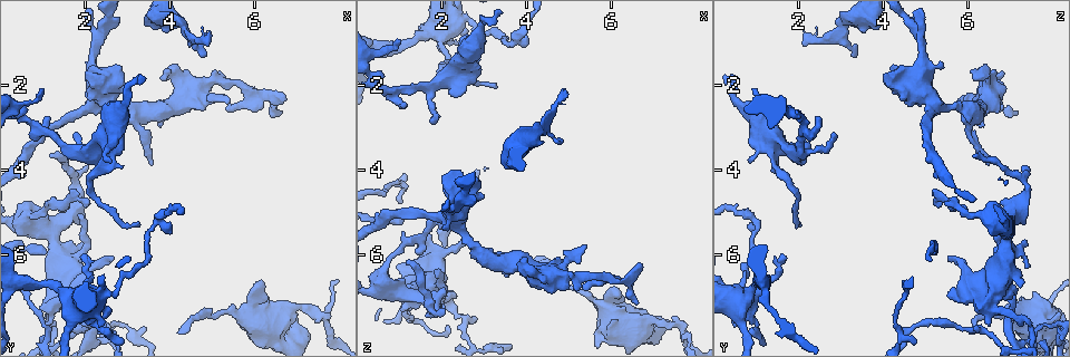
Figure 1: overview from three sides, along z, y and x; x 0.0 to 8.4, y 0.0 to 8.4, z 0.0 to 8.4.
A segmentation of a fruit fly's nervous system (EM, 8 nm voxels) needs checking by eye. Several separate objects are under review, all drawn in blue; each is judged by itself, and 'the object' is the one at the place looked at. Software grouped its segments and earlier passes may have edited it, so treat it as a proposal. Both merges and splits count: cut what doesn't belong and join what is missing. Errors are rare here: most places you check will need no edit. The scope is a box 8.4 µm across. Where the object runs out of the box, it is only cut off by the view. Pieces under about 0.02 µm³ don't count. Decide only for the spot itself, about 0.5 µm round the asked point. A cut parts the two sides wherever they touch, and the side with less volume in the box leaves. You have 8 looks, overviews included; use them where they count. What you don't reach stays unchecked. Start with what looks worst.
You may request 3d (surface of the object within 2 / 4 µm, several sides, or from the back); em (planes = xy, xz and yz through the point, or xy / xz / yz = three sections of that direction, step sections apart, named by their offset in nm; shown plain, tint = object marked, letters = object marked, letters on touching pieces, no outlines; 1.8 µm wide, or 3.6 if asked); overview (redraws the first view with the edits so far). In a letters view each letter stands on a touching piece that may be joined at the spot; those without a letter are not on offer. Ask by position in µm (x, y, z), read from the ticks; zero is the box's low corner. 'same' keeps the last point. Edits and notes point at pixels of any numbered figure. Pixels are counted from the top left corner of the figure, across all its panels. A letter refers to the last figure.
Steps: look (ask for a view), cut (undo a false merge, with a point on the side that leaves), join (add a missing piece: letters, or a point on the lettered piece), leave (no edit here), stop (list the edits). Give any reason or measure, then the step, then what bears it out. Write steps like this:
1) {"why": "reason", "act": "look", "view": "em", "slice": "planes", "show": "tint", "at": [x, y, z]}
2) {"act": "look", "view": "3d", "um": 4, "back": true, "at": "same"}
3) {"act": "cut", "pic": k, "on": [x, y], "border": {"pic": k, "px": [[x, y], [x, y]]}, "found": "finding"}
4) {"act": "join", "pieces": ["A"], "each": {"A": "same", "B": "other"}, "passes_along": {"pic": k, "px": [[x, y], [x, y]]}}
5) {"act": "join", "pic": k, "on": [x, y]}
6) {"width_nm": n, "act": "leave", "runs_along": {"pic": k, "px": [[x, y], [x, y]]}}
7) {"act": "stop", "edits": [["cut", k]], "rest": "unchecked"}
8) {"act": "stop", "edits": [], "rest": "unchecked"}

{"why": "sudden change in width", "act": "look", "view": "3d", "um": 2, "at": [1.15, 7.45, 7.10]}

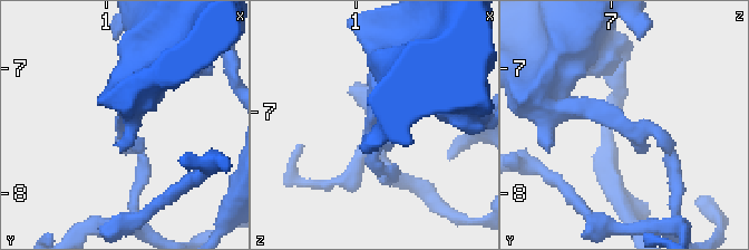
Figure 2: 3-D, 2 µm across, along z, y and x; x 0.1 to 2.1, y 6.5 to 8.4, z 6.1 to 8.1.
{"act": "look", "view": "em", "slice": "planes", "show": "letters", "at": [1.12, 7.42, 7.04]}

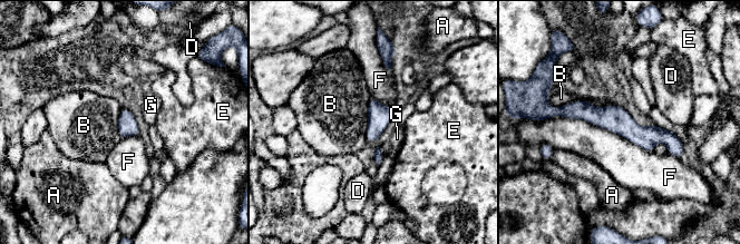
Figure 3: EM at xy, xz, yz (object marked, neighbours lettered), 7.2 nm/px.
{"longest_contact_nm": ["F", 800], "act": "leave", "each": {"A": "other", "B": "other", "D": "other", "E": "other", "F": "other", "G": "other"}, "runs_along": {"pic": 3, "px": [[558, 109], [662, 135], [680, 153]]}, "found": "all the same cell"}

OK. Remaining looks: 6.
{"why": "thin neck", "act": "look", "view": "3d", "um": 4, "at": [5.90, 7.35, 7.20]}

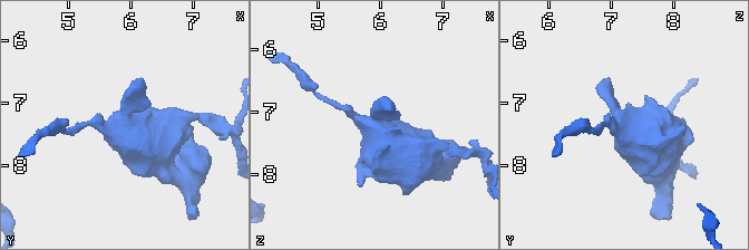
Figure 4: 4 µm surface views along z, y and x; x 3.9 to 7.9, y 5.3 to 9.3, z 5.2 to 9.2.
{"act": "look", "view": "em", "um": 3.6, "slice": "xz", "step": 8, "show": "letters", "at": [5.85, 7.35, 7.20]}

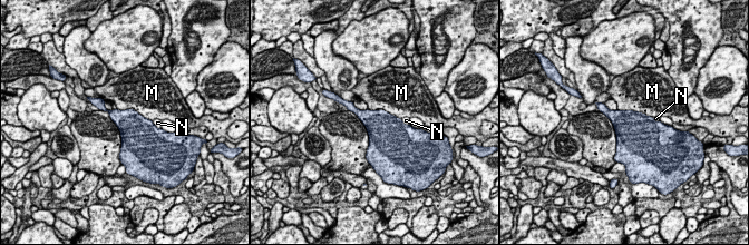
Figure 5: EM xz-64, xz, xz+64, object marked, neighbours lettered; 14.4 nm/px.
{"why": "another direction", "act": "look", "view": "em", "um": 3.6, "slice": "planes", "show": "letters", "at": "same"}

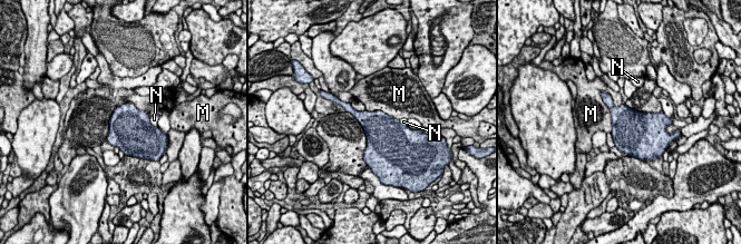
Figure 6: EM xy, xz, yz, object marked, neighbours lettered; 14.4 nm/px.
{"longest_contact_nm": ["M", 600], "act": "leave", "each": {"M": "other", "N": "other"}, "border": {"pic": 6, "px": [[601, 93], [610, 111], [612, 132]]}, "found": "one cell here"}

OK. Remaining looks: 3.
{"why": "abrupt turn", "act": "look", "view": "3d", "um": 4, "at": [7.60, 7.50, 7.75]}

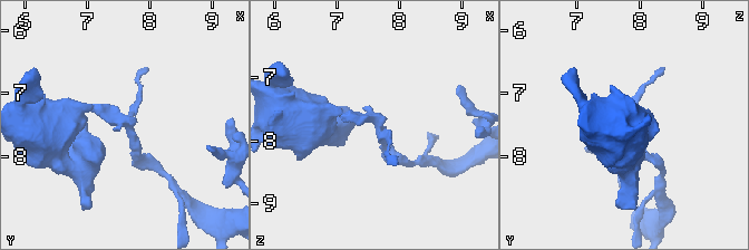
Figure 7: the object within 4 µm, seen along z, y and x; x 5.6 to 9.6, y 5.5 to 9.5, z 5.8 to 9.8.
{"arms": 3, "why": "need the tissue", "act": "look", "view": "em", "slice": "xy", "step": 4, "show": "tint", "at": [7.65, 7.55, 7.75]}

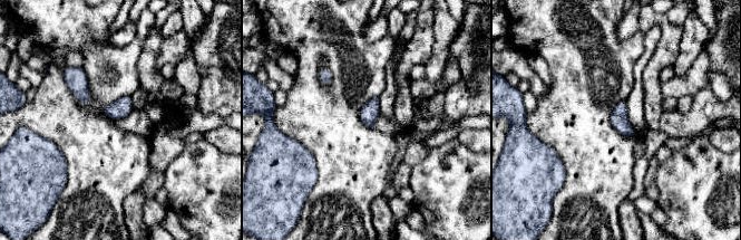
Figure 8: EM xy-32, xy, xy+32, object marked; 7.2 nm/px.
{"act": "look", "view": "em", "slice": "planes", "show": "letters", "at": "same"}

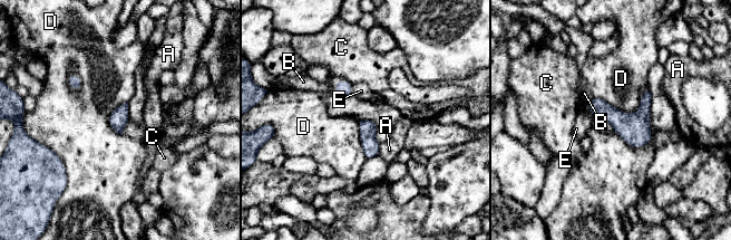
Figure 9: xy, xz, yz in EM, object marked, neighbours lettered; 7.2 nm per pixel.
{"act": "leave", "each": {"A": "other", "B": "other", "C": "other", "D": "other", "E": "other"}, "border": {"pic": 9, "px": [[649, 88], [632, 113], [593, 96]]}, "found": "continuous, no second cell"}

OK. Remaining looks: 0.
{"act": "stop", "edits": [], "rest": "unchecked"}

